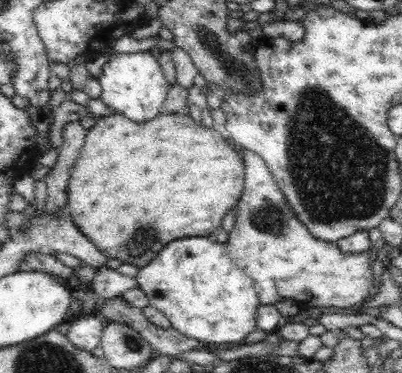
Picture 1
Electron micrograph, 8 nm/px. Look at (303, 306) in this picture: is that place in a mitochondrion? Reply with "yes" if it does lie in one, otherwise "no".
no

